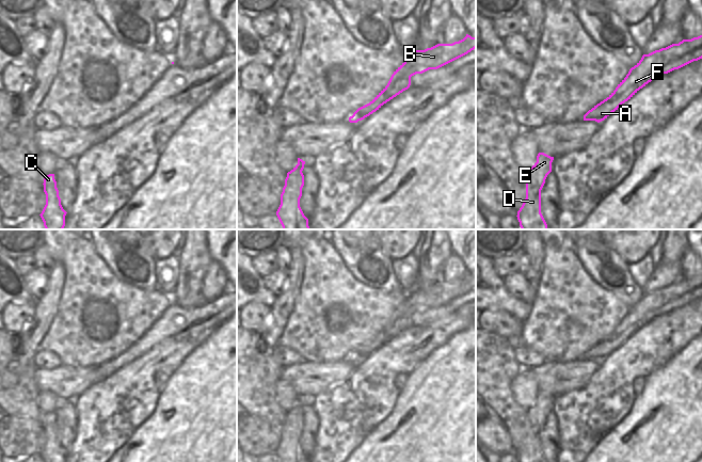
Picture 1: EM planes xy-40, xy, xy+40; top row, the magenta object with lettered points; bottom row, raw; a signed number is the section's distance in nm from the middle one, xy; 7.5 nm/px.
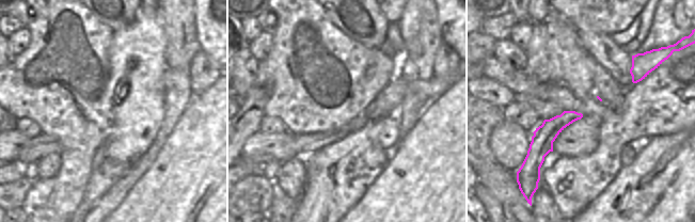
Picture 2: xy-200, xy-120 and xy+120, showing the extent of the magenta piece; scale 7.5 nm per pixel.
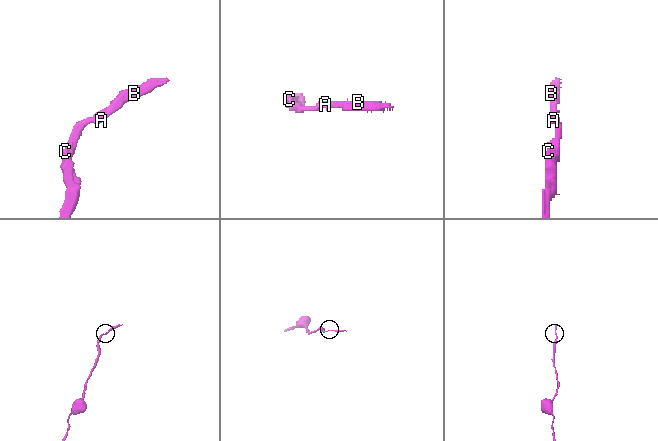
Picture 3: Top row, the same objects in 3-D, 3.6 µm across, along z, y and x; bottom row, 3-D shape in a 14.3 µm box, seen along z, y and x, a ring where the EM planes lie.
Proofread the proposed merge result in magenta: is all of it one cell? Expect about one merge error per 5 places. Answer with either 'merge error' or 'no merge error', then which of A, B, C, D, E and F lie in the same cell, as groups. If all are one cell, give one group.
no merge error | A B C D E F

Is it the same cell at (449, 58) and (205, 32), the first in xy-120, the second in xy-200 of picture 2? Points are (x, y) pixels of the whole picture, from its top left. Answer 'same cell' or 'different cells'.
different cells

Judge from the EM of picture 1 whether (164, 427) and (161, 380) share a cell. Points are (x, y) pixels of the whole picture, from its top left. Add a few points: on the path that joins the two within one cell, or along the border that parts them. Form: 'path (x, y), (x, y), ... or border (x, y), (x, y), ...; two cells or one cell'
border (170, 375), (161, 389); two cells

